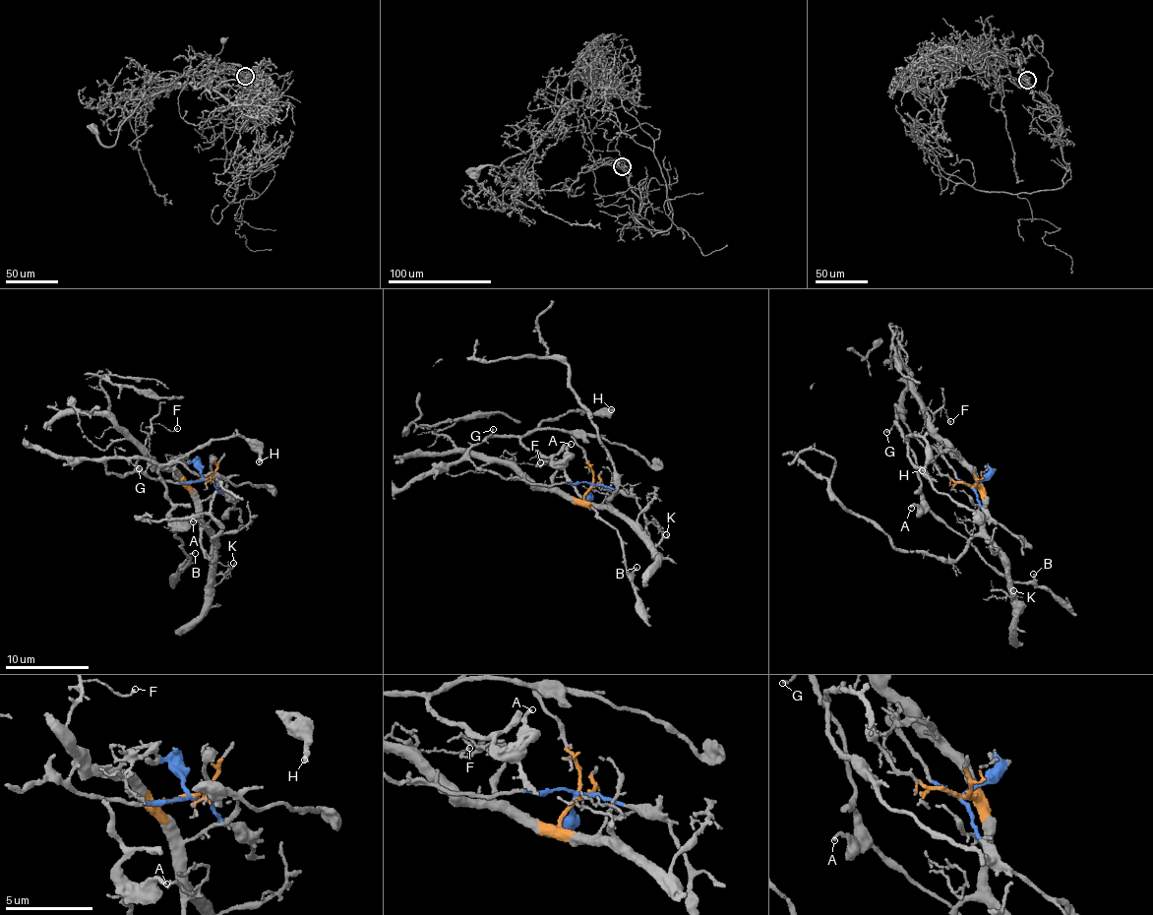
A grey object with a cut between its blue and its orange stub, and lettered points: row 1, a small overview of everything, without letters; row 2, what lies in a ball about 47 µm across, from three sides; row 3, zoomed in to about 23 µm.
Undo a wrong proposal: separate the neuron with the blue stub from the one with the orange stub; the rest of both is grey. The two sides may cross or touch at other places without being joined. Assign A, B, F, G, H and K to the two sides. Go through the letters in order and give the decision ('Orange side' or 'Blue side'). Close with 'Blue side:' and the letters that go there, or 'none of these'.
A: Blue side
B: Blue side
F: Orange side
G: Blue side
H: Blue side
K: Orange side
Blue side: A, B, G, H

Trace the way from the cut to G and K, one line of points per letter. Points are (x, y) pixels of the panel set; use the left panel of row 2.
G: (204, 478), (172, 483), (150, 479), (139, 472), (109, 472), (106, 463), (111, 457), (125, 457), (140, 468)
K: (204, 478), (190, 484), (189, 492), (199, 525), (212, 541), (212, 569), (223, 573), (233, 563)

